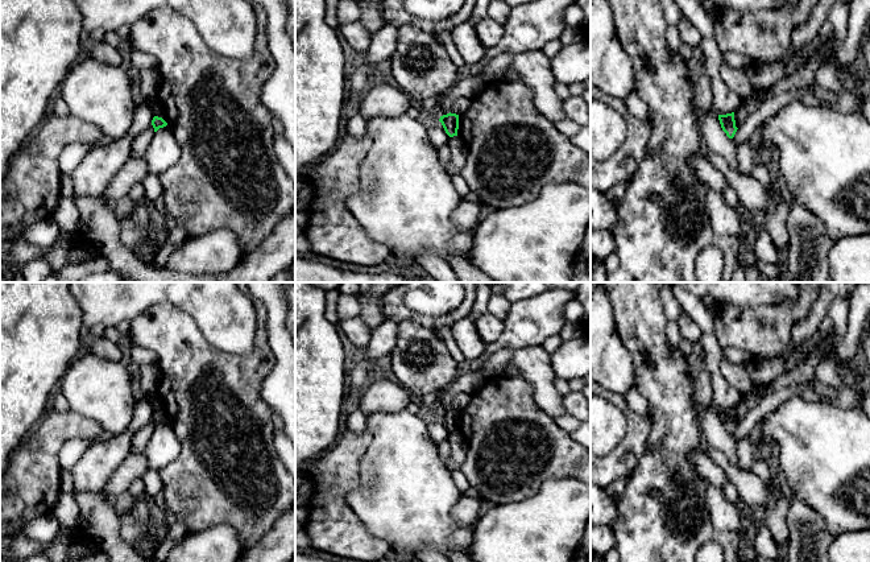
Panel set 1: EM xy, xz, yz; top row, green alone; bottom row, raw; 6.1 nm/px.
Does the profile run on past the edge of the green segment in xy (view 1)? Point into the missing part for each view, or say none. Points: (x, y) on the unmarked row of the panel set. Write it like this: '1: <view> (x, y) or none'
1: none

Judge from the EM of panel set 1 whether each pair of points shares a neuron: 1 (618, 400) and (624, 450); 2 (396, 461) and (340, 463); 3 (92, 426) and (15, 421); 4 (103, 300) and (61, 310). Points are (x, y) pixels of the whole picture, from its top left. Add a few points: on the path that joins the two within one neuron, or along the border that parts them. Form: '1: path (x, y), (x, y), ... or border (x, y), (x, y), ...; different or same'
1: path (629, 412), (633, 418), (633, 438); same
2: border (371, 433), (360, 461), (360, 483), (349, 491); different
3: border (44, 413), (36, 426), (17, 446); different
4: border (73, 296), (81, 309), (85, 325); different

